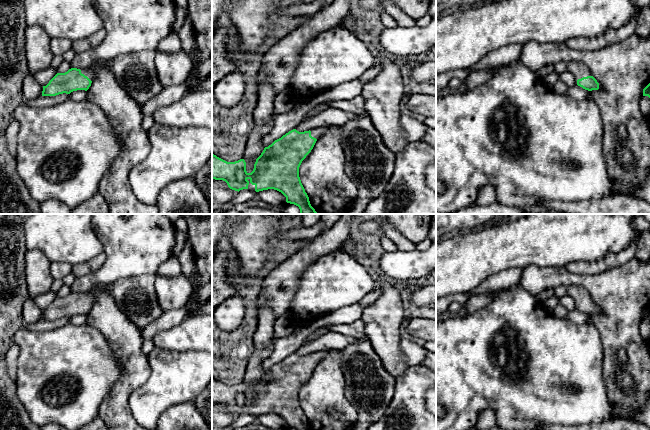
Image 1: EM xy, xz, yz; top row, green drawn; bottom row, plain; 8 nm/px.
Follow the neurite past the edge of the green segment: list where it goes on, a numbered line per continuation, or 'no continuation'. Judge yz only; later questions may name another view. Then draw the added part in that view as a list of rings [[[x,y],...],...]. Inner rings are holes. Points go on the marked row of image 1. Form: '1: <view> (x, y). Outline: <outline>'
1: yz (577, 68). Outline: [[[571,60],[567,62],[567,71],[571,72],[574,75],[576,80],[576,85],[578,79],[587,76],[592,76],[589,68],[584,63],[577,60]]]

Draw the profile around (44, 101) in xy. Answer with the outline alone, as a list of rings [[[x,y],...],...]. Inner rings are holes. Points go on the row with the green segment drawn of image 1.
[[[63,93],[56,96],[41,96],[34,100],[25,100],[24,103],[30,107],[45,108],[54,106],[69,99],[69,94]]]

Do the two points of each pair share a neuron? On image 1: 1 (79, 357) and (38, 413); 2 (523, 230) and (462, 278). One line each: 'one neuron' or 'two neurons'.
1: one neuron
2: one neuron

